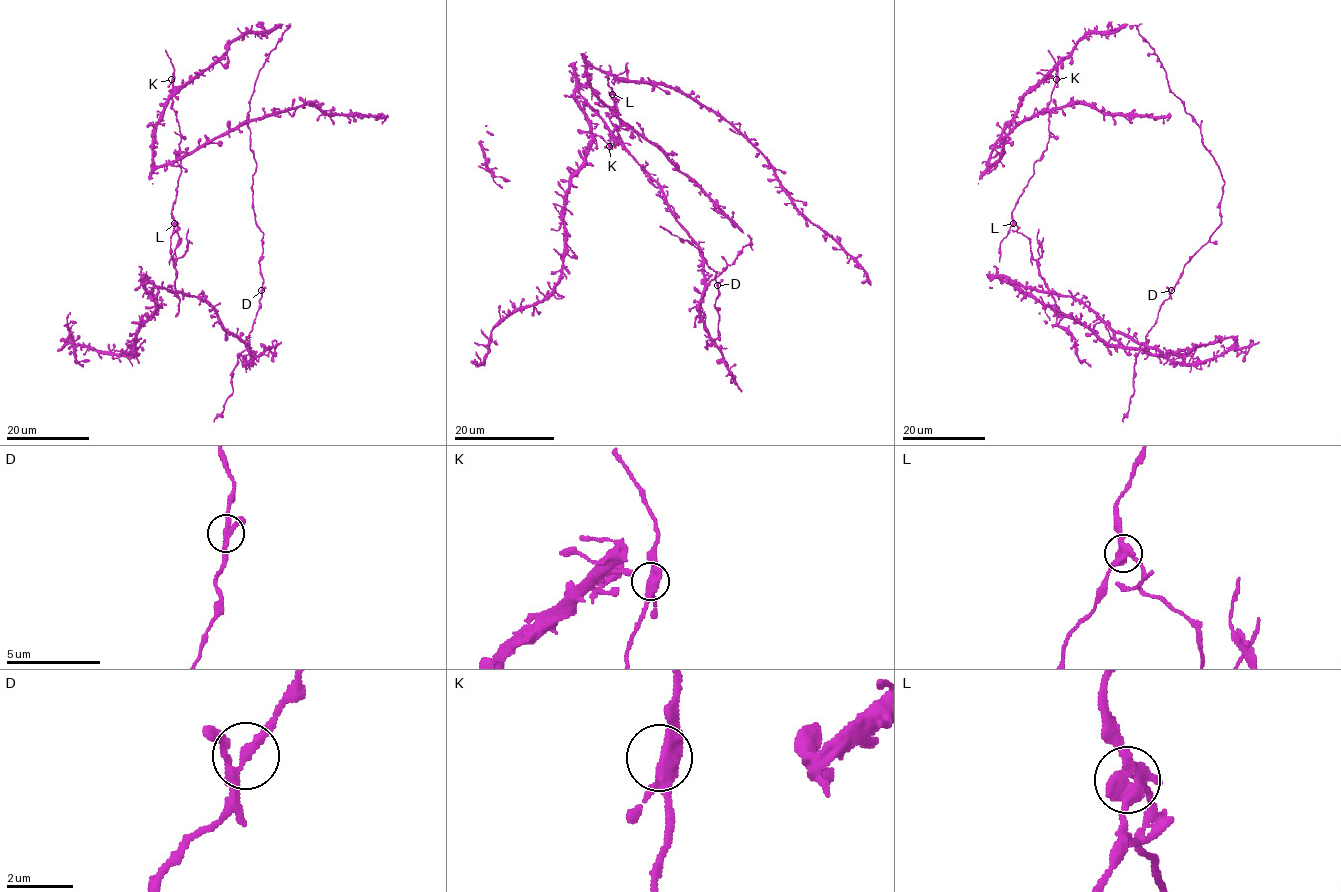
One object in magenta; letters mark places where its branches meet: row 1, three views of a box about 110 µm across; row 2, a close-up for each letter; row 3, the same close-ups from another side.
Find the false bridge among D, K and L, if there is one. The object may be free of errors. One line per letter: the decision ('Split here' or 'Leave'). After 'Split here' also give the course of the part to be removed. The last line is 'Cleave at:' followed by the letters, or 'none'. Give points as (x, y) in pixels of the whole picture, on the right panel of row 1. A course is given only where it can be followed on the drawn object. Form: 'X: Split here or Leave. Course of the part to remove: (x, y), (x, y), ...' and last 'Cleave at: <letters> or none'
D: Leave
K: Leave
L: Split here. Course of the part to remove: (1013, 223), (1016, 231), (1029, 241), (1039, 276), (1055, 302), (1053, 317)
Cleave at: L

